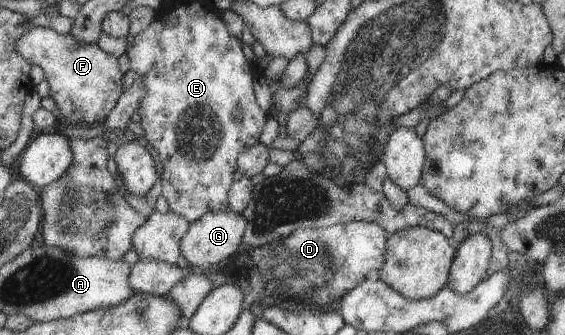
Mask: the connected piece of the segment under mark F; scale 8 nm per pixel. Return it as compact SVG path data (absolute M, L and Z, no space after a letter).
M32 27L32 31L18 39L16 51L42 67L44 79L50 85L49 97L56 105L52 113L69 127L105 121L123 94L124 73L120 71L119 58L105 53L97 44L80 43L71 33L60 35L54 29Z

